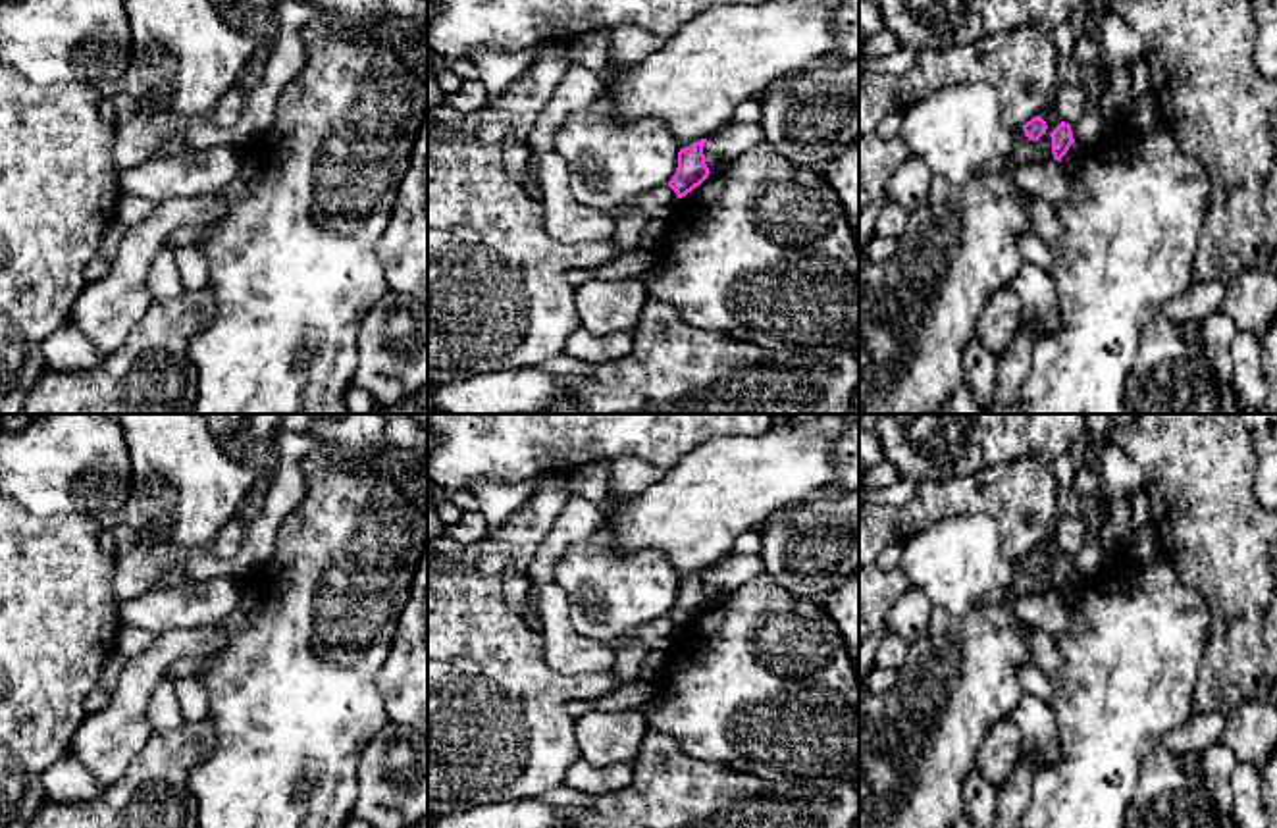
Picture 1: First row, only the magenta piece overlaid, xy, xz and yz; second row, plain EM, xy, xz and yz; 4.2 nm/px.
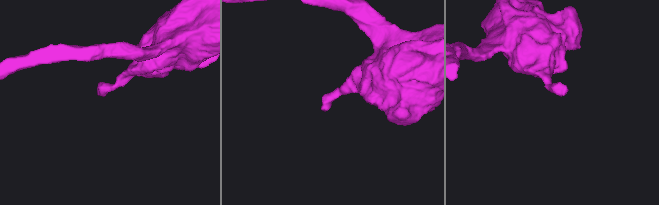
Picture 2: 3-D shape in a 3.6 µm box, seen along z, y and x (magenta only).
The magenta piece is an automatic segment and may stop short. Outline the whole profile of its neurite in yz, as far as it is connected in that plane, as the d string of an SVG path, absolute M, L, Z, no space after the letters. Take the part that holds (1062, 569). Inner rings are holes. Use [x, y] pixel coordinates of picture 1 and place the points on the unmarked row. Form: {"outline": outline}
{"outline": "M1061 553L1052 564L1052 585L1054 591L1061 593L1061 589L1067 585L1069 578L1075 574L1071 556Z"}

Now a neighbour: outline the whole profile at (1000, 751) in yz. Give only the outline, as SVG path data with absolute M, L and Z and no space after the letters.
M1005 716L984 736L982 747L975 757L975 764L980 774L1000 789L1019 763L1021 732L1017 724Z

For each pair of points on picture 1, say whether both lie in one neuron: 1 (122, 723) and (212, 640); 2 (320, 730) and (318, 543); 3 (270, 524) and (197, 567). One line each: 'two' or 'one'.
1: one
2: one
3: one

